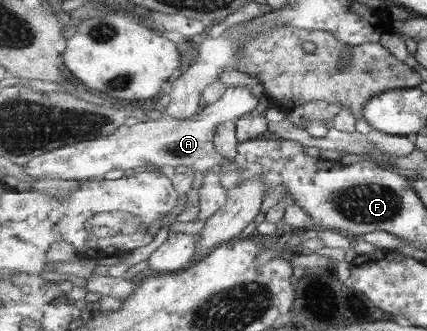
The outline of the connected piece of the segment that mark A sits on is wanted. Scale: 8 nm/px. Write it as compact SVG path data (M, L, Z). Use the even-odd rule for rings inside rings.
M230 87L223 93L223 96L216 100L213 104L203 105L201 112L190 119L176 119L175 117L162 115L157 120L146 120L145 122L139 122L131 126L122 125L120 129L116 130L116 133L99 137L96 141L79 141L74 145L67 145L66 147L60 147L60 149L54 149L54 151L48 151L44 155L34 156L25 168L26 173L29 176L52 178L52 179L65 179L65 180L104 180L104 175L110 173L110 171L144 171L147 169L147 165L155 165L155 167L165 167L167 165L172 168L182 165L184 167L190 167L202 173L207 173L209 169L219 168L222 164L229 164L234 159L227 159L224 157L215 146L214 138L217 129L223 123L228 121L238 121L242 115L254 111L254 107L258 105L258 95L252 94L252 88L242 87Z

